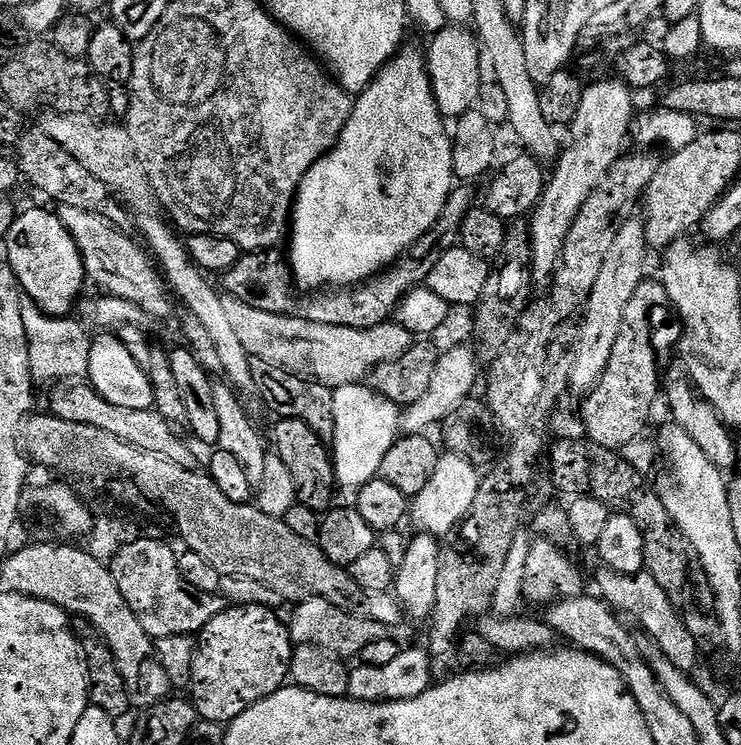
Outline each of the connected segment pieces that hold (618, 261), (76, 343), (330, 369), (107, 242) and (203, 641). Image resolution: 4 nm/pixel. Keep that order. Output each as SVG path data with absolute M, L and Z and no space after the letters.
M630 218L618 230L618 238L610 245L606 259L602 262L602 271L598 274L598 282L594 282L594 290L588 303L582 309L584 321L578 327L578 335L574 345L576 361L572 367L571 391L583 393L591 390L600 381L610 360L610 354L616 345L616 339L622 326L622 314L634 290L646 279L644 259L650 254L650 247L644 235L645 221Z
M25 295L22 298L22 319L26 325L26 342L30 342L30 370L33 381L63 382L87 377L93 337L68 316L48 316Z
M225 295L223 299L222 310L226 310L232 329L238 333L238 342L246 346L253 360L282 366L282 370L290 374L313 380L333 390L367 381L373 368L382 362L397 360L414 343L413 332L398 322L379 324L366 330L350 326L326 326L322 322L266 314L266 310L254 310L254 306L246 306L246 302L238 302L238 298L230 295Z
M74 206L61 207L58 215L81 252L84 271L91 283L93 280L109 296L134 302L147 317L157 316L164 320L171 314L174 296L167 280L151 255L139 243L136 245L125 229L117 228L106 218L102 218L102 214L90 214L90 210L74 210Z
M262 605L228 606L198 633L190 699L200 720L227 726L248 708L254 707L260 700L273 696L278 689L285 687L292 671L294 641L289 625L285 621L283 624L276 615L273 609L264 608Z

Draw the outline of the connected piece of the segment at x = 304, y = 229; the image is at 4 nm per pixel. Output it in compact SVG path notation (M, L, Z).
M405 47L396 53L384 69L376 75L370 86L355 97L352 113L338 138L338 142L326 155L318 158L310 166L310 170L302 178L300 188L296 191L296 202L292 206L292 218L290 221L290 240L292 245L286 248L286 259L292 269L292 279L301 289L320 290L325 286L347 286L349 284L360 284L375 276L385 266L398 259L403 252L408 250L411 244L418 242L434 222L438 222L438 214L442 214L442 206L446 206L446 198L454 187L454 173L452 170L452 137L450 128L446 125L445 117L440 115L440 107L434 98L434 90L430 82L430 74L423 51L415 52L414 49Z

